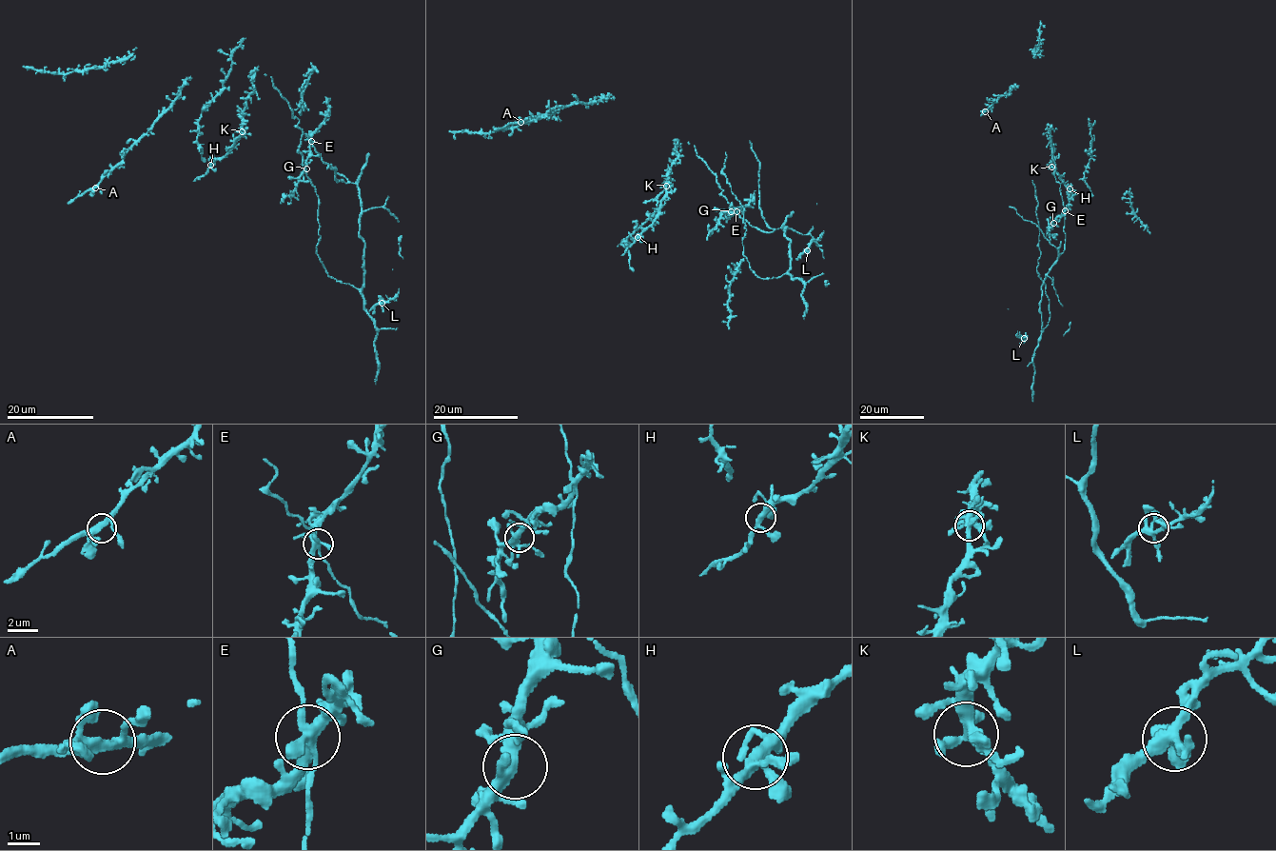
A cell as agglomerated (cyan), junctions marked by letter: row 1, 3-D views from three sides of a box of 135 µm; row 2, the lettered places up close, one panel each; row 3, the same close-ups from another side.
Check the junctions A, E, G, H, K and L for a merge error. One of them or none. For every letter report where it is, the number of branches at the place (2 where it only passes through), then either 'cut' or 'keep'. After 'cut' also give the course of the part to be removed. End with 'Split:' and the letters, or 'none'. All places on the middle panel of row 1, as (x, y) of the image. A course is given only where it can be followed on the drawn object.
A: place (520, 122); branches 5; keep
E: place (736, 211); branches 6; keep
G: place (731, 211); branches 5; keep
H: place (638, 237); branches 4; keep
K: place (666, 186); branches 6; keep
L: place (807, 250); branches 5; keep
Split: none

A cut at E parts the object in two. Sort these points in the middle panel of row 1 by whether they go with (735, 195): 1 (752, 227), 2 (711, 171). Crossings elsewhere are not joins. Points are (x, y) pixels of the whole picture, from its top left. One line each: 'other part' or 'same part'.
1: other part
2: other part

